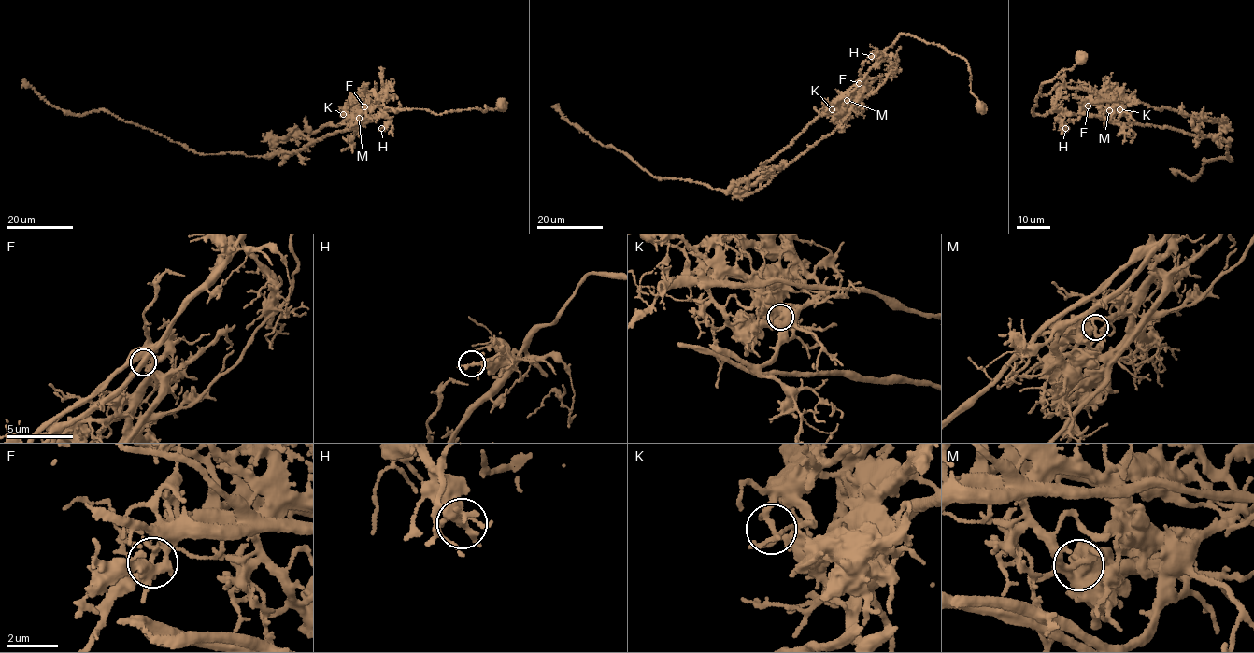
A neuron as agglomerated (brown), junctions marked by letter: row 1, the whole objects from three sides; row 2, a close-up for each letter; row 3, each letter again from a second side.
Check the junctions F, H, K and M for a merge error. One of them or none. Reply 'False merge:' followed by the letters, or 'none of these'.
False merge: K

